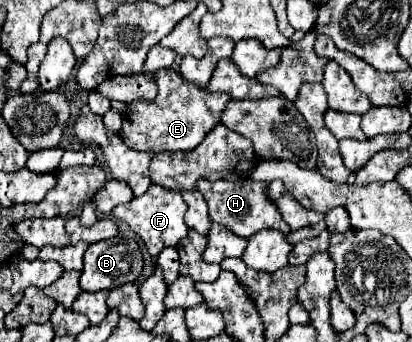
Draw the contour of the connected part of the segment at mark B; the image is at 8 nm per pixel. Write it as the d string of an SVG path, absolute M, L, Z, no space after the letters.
M113 237L107 241L99 241L89 245L89 249L85 251L85 267L81 271L81 289L83 291L101 291L101 289L115 289L121 287L125 283L131 283L139 277L143 269L143 255L141 249L137 245L137 241L133 239L125 239L125 237Z

